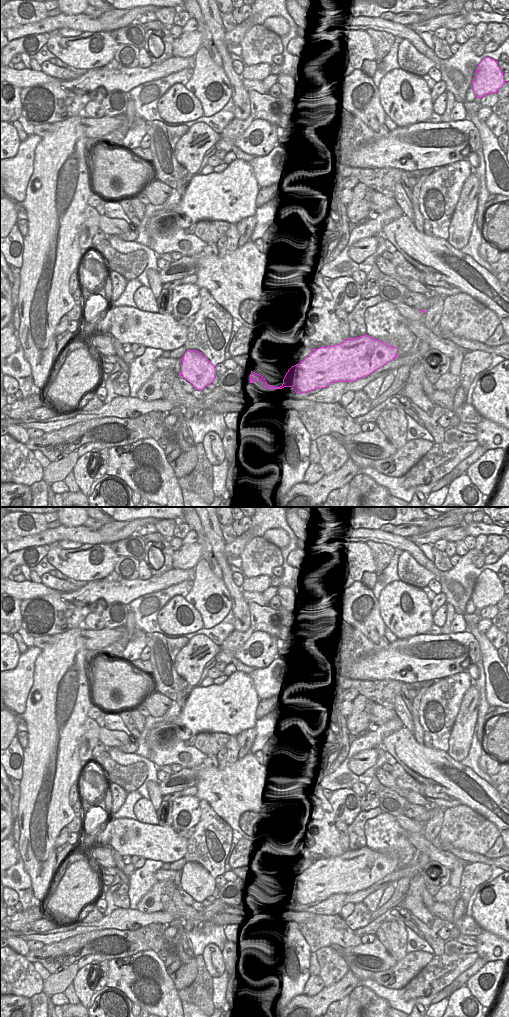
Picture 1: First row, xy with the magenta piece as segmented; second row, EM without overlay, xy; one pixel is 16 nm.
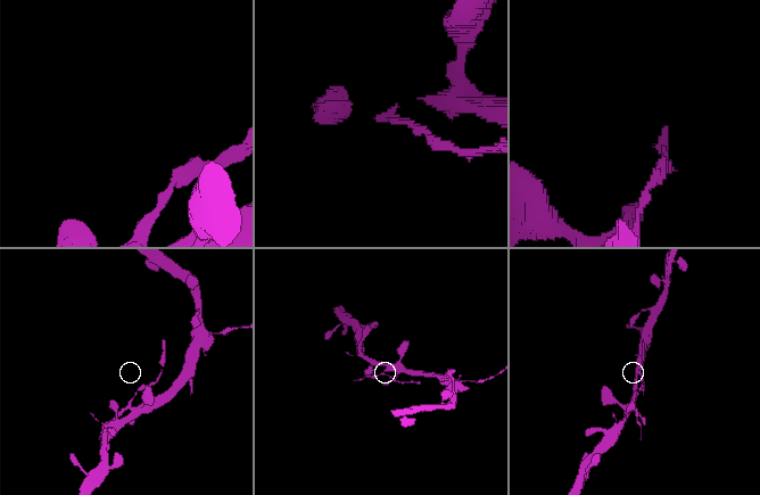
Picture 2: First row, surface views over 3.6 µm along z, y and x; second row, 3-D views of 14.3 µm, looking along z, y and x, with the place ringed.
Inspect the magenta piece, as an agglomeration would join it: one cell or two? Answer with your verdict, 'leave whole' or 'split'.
split

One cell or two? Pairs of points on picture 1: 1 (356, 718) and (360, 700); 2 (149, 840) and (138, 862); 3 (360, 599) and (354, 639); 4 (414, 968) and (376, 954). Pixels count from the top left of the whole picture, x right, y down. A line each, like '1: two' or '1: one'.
1: one
2: two
3: two
4: two

